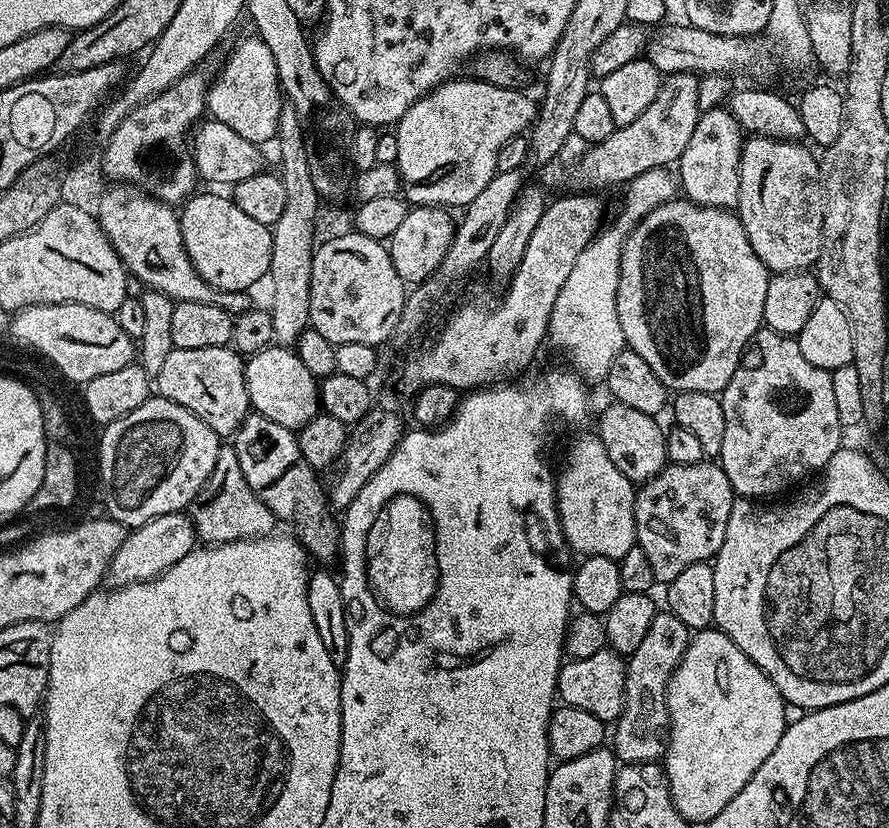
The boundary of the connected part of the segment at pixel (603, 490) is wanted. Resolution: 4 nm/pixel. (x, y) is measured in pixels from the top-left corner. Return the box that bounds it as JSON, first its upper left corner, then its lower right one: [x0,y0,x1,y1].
[555,435,637,562]

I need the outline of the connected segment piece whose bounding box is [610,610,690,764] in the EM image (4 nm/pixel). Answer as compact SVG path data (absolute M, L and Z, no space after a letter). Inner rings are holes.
M657 611L646 638L638 650L626 660L626 686L622 714L614 721L616 733L611 733L610 747L617 761L624 764L651 764L659 761L668 750L668 683L688 649L690 629L673 612Z

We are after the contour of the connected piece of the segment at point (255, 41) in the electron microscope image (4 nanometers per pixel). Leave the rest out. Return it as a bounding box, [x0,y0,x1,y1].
[206,34,283,146]

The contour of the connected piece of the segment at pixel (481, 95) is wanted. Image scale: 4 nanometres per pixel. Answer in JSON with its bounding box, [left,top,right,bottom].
[394,78,538,210]

